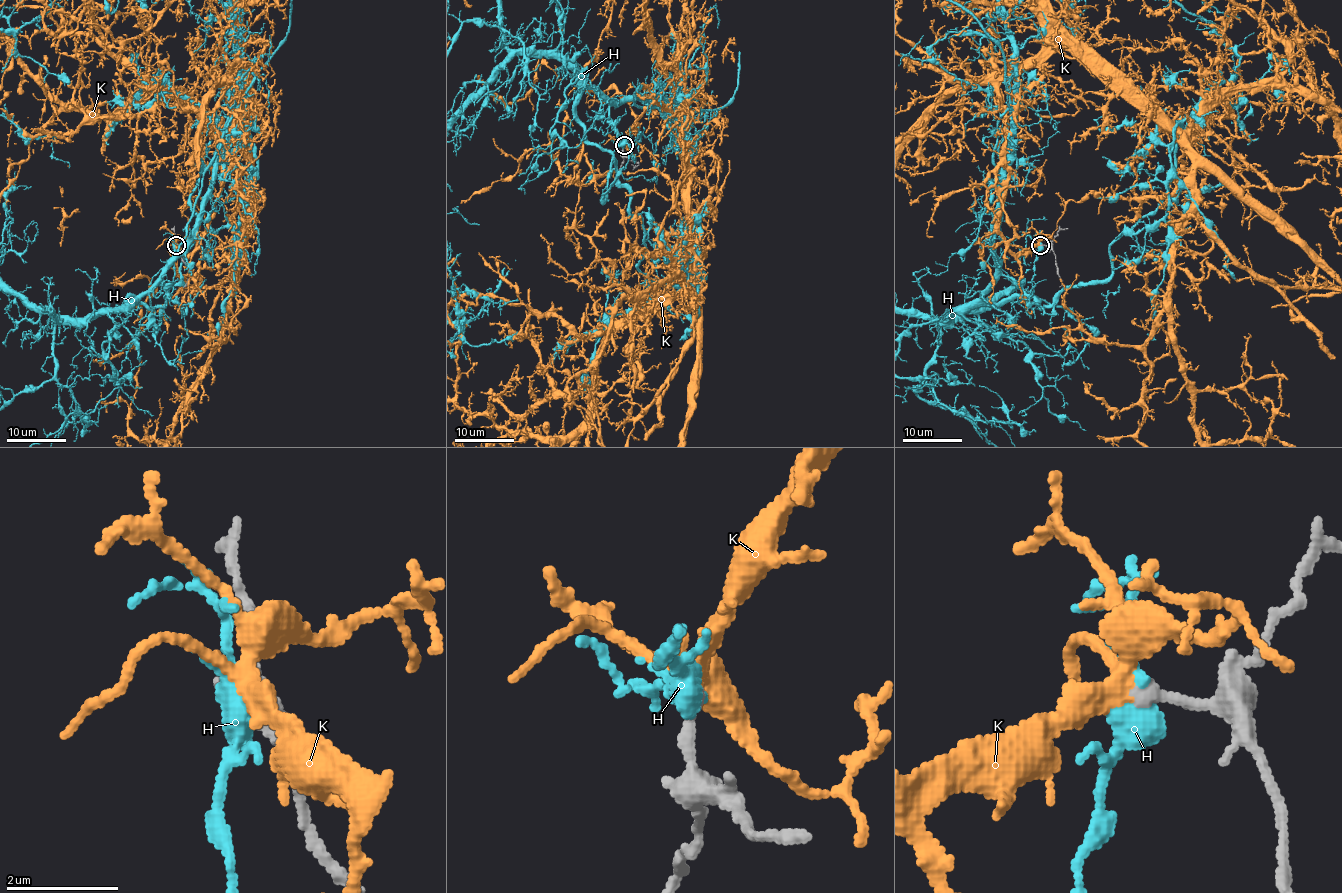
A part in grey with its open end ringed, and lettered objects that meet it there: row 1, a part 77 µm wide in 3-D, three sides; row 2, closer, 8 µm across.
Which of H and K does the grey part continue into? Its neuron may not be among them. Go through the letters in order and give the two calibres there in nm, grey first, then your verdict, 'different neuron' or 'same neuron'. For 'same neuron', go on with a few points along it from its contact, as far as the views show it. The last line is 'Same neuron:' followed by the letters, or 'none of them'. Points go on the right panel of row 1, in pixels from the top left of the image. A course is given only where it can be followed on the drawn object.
H: calibres 240 and 400 nm; different neuron
K: calibres 200 and 240 nm; same neuron
Same neuron: K

